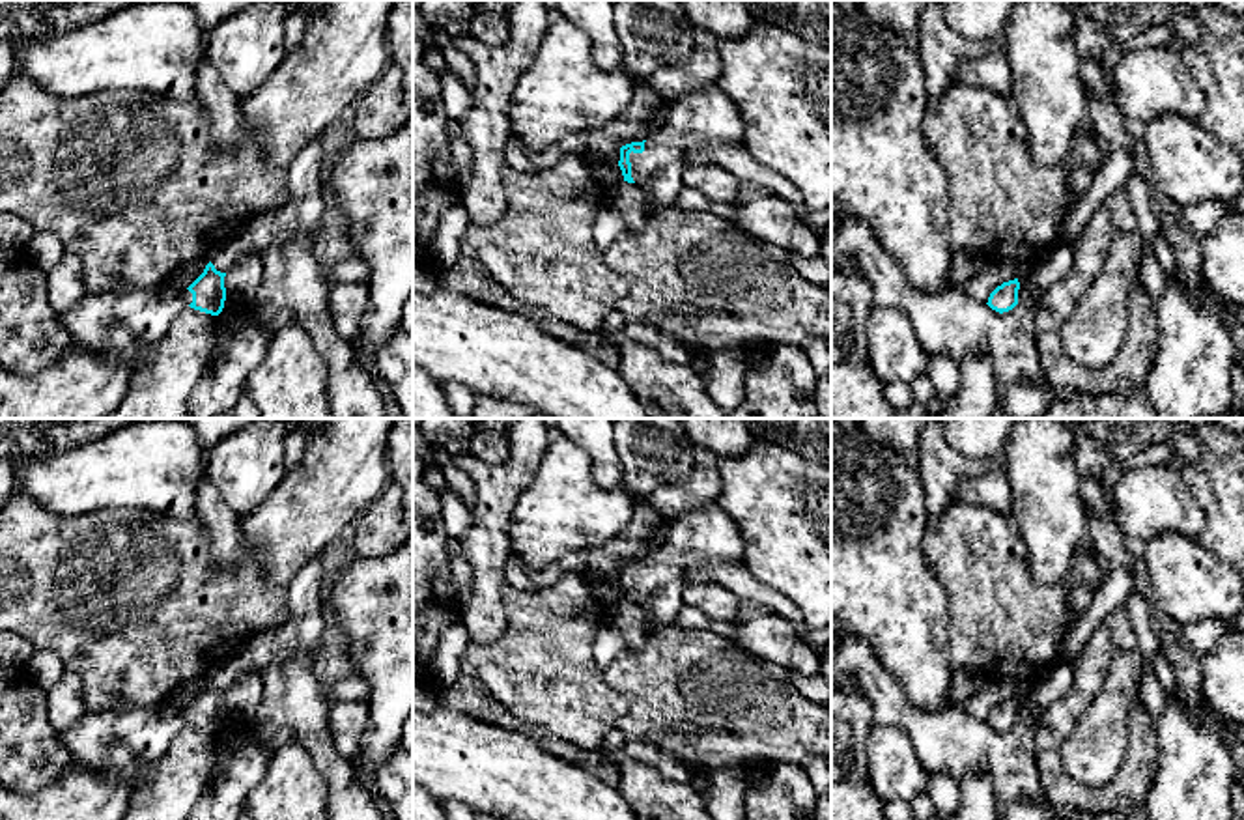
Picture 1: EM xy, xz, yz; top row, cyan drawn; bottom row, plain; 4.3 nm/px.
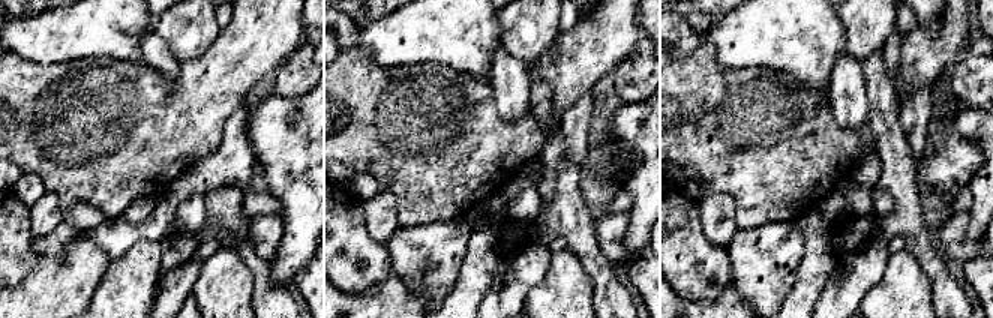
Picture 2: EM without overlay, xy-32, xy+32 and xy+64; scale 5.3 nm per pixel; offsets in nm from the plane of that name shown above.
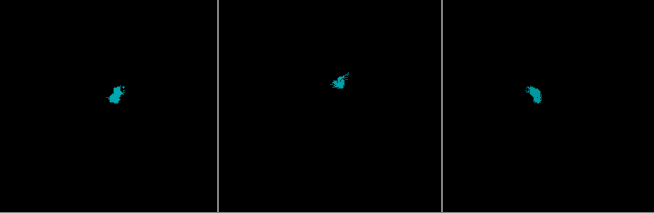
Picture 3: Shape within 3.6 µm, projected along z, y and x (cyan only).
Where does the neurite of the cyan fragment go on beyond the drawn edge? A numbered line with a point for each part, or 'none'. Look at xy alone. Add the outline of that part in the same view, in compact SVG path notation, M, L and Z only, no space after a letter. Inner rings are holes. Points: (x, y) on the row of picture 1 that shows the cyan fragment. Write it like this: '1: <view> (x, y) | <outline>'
1: xy (305, 200) | M319 140L304 146L288 168L286 204L256 215L237 230L211 258L217 271L226 273L241 258L278 247L297 235L316 237L323 209L325 149Z
2: xy (148, 312) | M168 284L157 288L136 288L125 293L84 293L58 321L73 340L86 349L106 346L110 325L127 327L138 340L136 364L151 359L151 347L163 340L179 312L192 303L189 290Z

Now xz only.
1: xz (706, 118) | M717 84L680 95L665 108L663 123L646 138L644 151L629 153L633 181L643 185L659 168L687 163L687 153L699 146L743 148L743 120Z

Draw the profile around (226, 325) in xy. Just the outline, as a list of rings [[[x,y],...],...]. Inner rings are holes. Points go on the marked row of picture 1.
[[[248,306],[215,318],[215,346],[230,340],[235,332],[250,325],[254,319],[258,318]]]

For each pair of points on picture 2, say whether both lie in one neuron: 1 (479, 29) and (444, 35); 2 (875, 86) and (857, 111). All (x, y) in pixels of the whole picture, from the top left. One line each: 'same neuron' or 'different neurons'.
1: same neuron
2: different neurons

